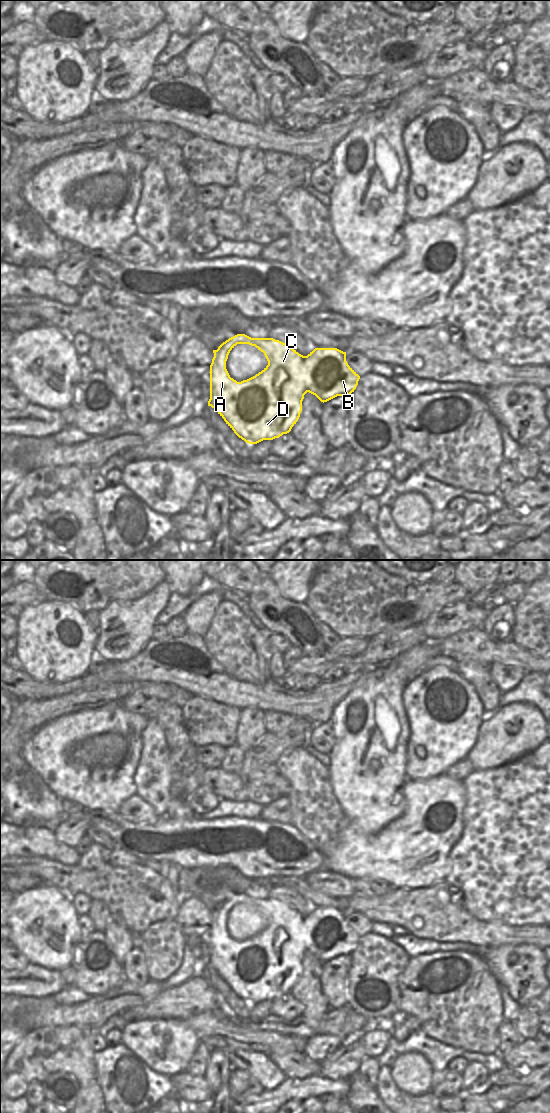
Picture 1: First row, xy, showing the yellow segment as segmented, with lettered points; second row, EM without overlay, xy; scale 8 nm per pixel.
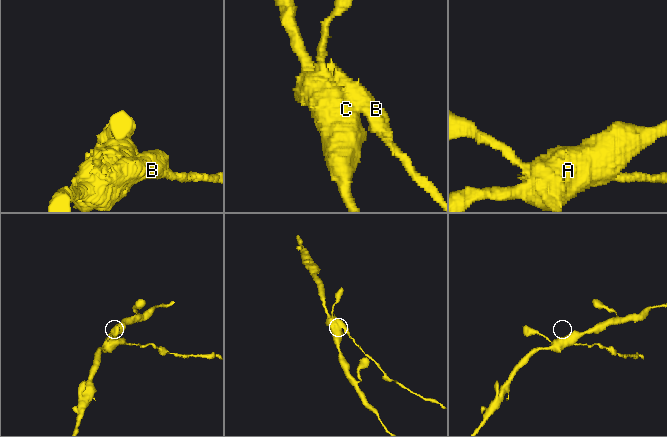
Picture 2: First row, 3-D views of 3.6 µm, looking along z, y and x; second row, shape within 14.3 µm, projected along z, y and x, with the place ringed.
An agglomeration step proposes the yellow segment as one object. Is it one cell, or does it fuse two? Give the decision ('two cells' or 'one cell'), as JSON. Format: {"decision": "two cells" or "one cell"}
{"decision": "two cells"}

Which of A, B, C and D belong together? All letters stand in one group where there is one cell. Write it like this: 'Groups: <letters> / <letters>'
Groups: A C D / B

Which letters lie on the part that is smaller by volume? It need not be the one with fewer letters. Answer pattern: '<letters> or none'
B

